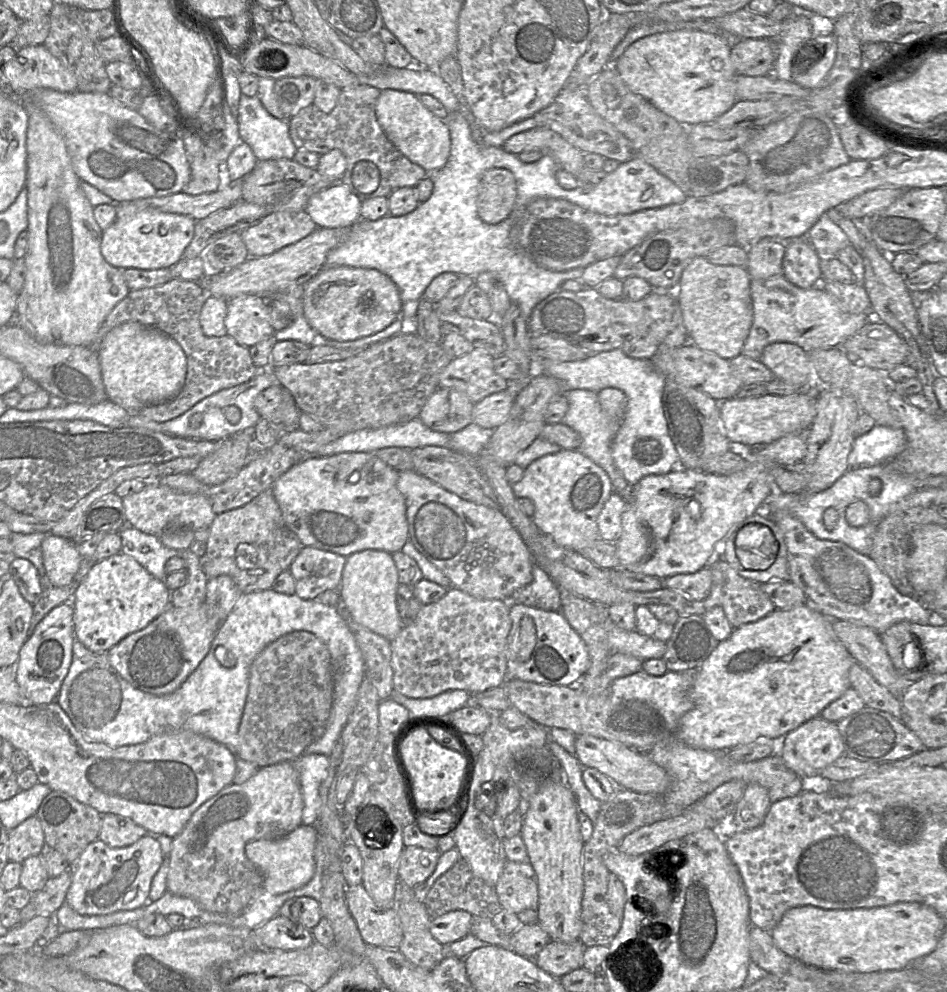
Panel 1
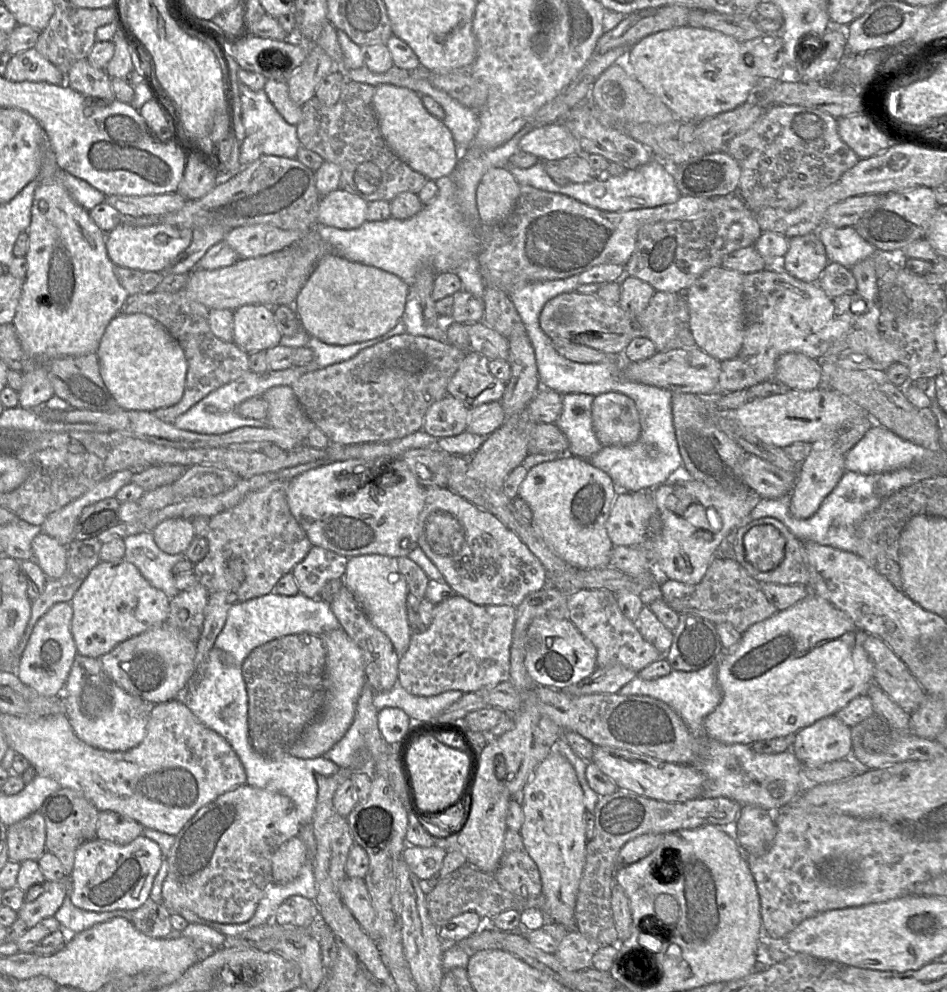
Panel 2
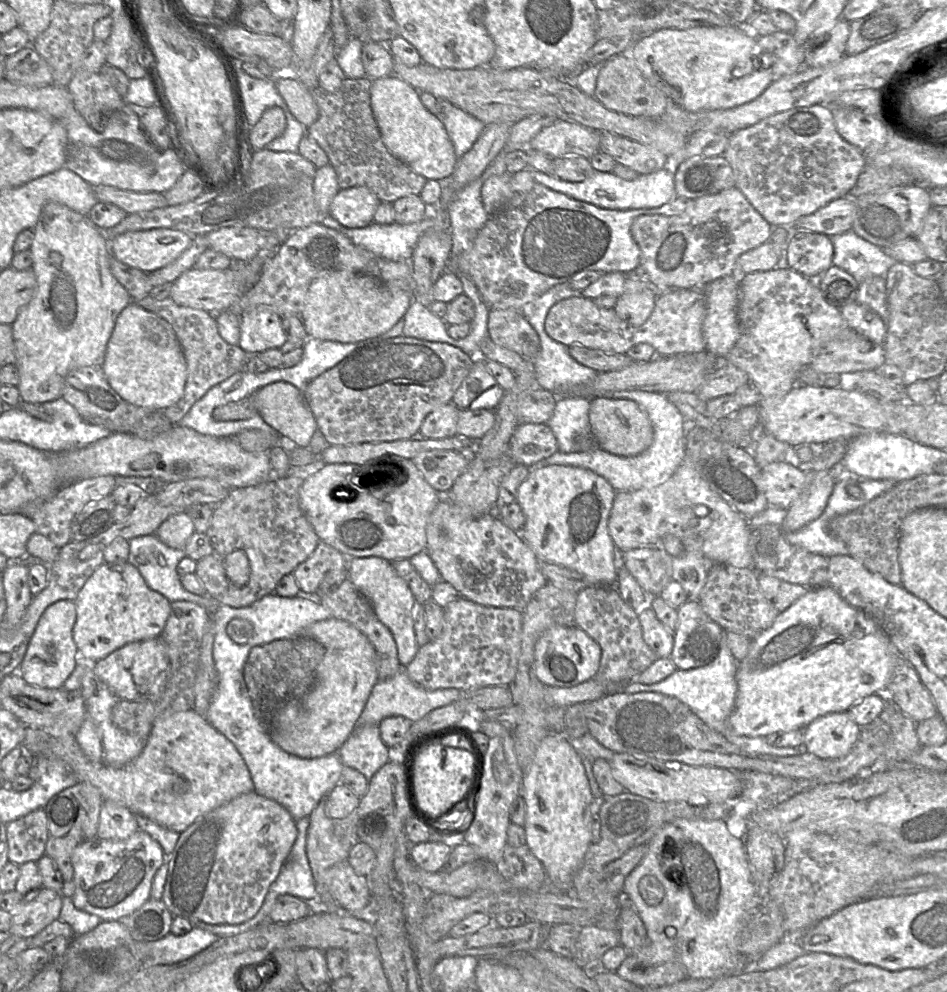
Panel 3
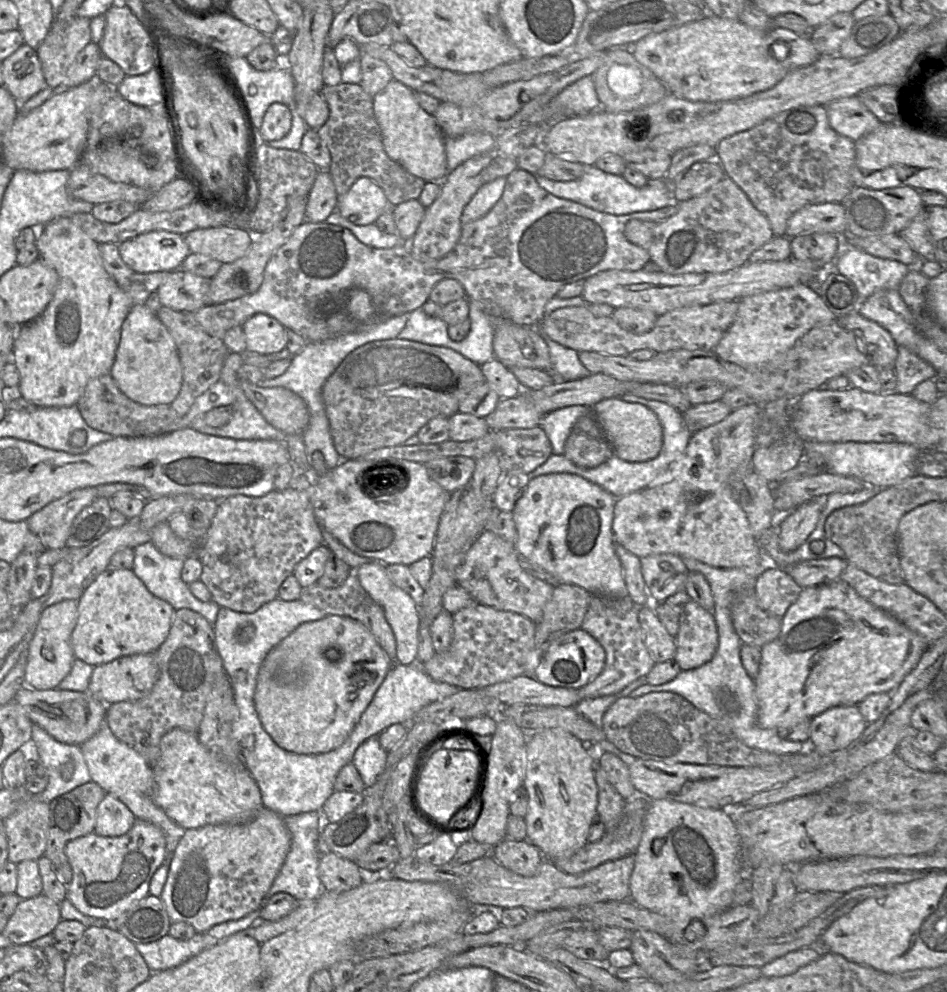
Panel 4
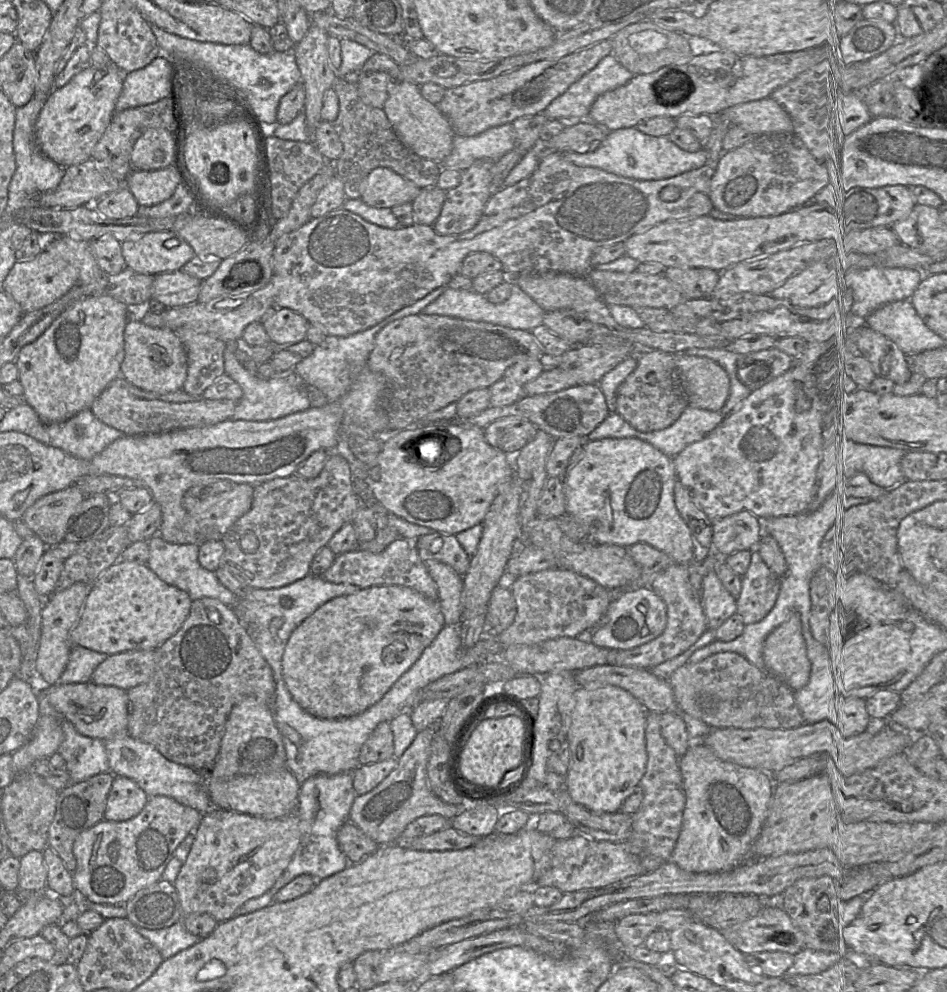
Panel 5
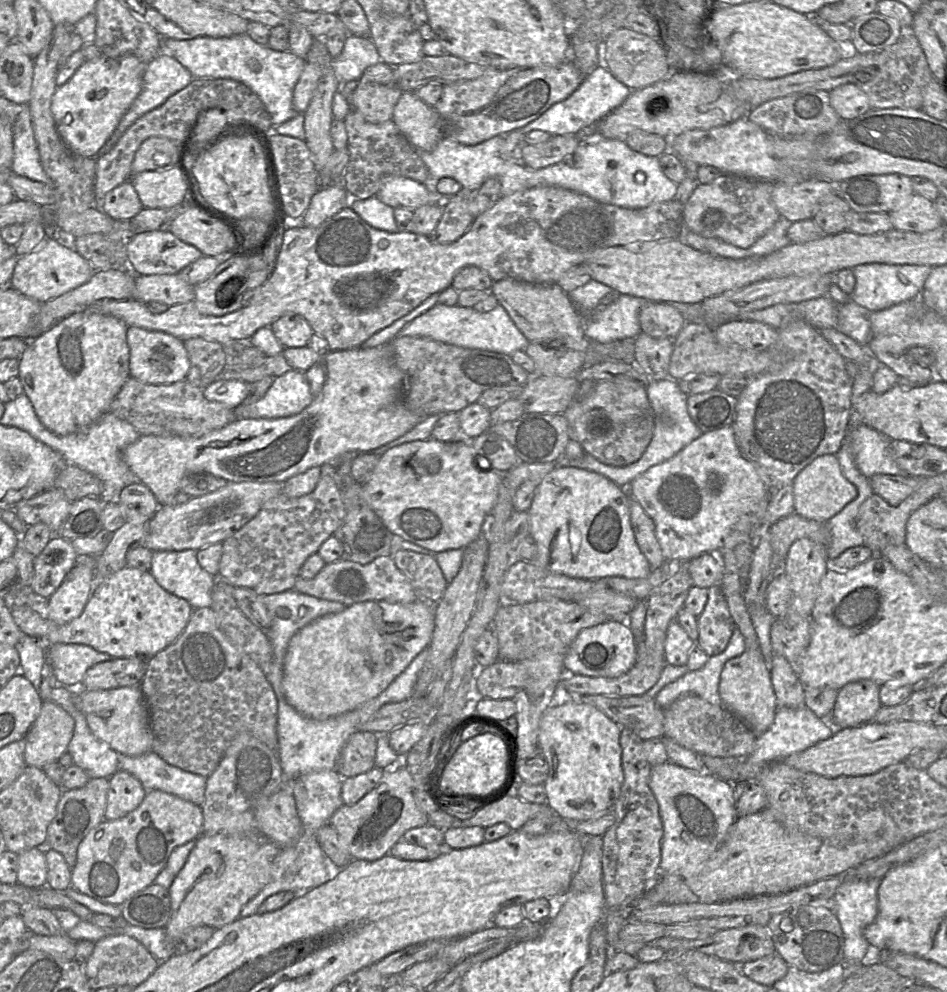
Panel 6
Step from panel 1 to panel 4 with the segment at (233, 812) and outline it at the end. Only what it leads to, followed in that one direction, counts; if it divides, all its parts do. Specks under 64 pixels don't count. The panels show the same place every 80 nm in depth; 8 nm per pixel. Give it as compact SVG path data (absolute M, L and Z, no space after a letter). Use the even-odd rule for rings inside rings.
M262 807L248 821L237 824L211 824L185 829L170 859L168 877L161 900L170 923L186 922L197 933L206 933L222 922L240 919L260 910L272 883L281 870L291 845L291 834L284 817Z

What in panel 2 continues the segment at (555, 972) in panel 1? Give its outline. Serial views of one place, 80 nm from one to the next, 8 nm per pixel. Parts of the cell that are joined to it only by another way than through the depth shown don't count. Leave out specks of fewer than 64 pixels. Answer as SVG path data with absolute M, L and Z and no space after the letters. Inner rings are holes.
M571 930L554 955L567 970L580 972L592 967L593 956L601 946L578 931Z

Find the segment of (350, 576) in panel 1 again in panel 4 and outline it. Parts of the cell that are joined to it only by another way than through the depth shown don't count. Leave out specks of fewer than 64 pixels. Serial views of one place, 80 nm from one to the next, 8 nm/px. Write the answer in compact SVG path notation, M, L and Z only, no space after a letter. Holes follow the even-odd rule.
M378 561L362 564L356 570L362 587L371 598L382 606L385 617L390 624L396 638L397 663L403 665L415 664L418 655L420 605L416 605L412 597L401 588L394 585L386 573L386 566Z

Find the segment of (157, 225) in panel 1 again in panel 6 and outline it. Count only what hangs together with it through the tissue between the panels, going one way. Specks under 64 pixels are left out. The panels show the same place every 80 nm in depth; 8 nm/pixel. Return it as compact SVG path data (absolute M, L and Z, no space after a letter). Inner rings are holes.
M168 229L134 232L125 243L129 270L136 275L178 274L203 256Z

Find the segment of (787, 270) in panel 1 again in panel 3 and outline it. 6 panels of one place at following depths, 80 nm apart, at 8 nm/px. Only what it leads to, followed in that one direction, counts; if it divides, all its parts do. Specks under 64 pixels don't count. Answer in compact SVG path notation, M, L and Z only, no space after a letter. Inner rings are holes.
M810 231L793 232L784 263L787 268L809 278L823 274L833 262L834 246L831 237Z

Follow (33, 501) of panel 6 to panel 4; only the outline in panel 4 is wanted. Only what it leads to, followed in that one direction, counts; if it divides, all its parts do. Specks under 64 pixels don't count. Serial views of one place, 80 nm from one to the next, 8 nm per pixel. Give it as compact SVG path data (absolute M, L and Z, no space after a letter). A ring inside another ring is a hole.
M96 487L73 490L31 515L26 520L29 530L40 538L46 550L64 548L74 518L97 498Z

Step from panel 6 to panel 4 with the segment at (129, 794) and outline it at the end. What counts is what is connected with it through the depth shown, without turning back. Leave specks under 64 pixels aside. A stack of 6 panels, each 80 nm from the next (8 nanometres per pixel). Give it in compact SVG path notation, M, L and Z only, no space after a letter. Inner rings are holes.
M105 793L96 809L94 832L99 836L118 837L127 833L135 821L134 814L123 802Z

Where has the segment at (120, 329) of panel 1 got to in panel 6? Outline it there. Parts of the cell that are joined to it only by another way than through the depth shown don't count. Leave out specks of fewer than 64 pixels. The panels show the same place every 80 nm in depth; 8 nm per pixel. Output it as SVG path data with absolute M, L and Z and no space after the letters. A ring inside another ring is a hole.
M129 326L126 331L129 347L130 377L144 384L172 384L186 379L190 362L184 341L170 334Z

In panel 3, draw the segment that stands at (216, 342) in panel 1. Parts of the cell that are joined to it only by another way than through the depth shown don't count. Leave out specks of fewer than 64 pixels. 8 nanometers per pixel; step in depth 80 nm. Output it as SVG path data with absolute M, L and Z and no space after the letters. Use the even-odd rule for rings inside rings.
M148 295L135 302L170 324L183 351L187 364L184 394L177 403L163 410L173 426L178 425L192 405L210 388L244 370L248 355L238 345L230 345L220 337L215 317L210 312L178 305L171 297L157 300Z

